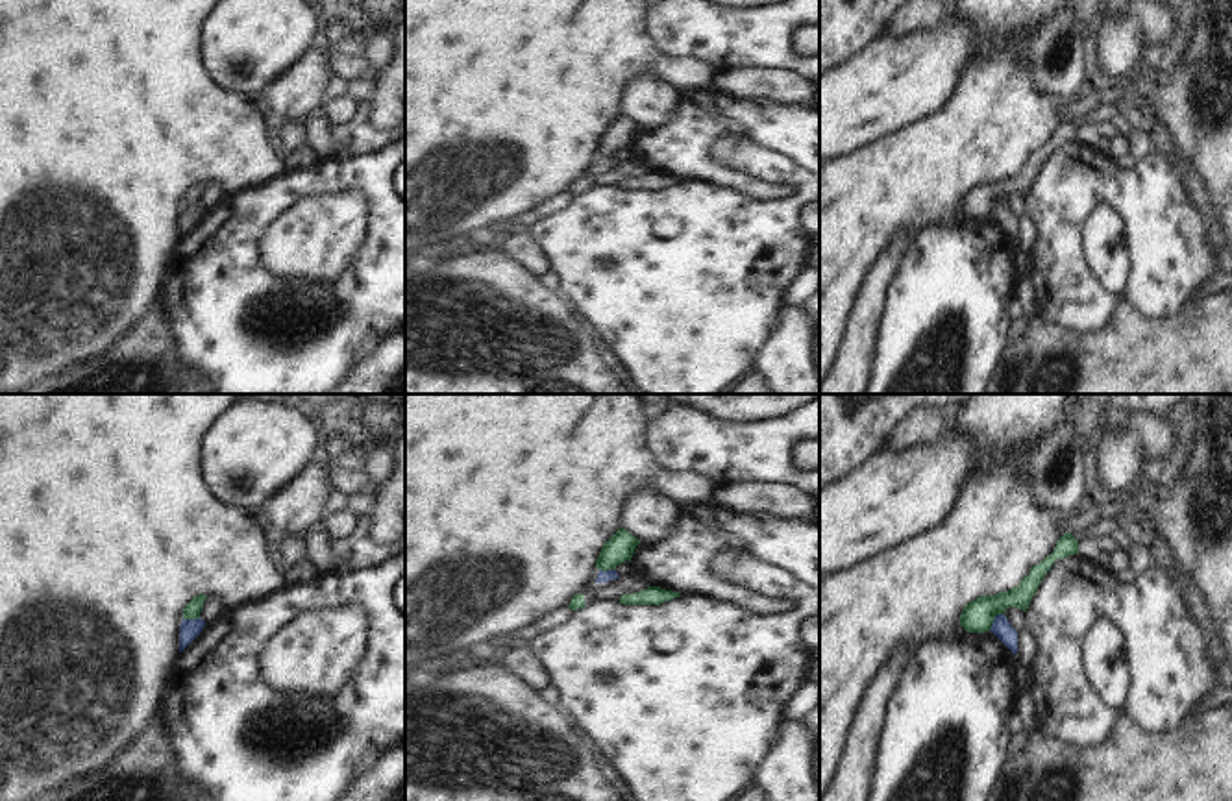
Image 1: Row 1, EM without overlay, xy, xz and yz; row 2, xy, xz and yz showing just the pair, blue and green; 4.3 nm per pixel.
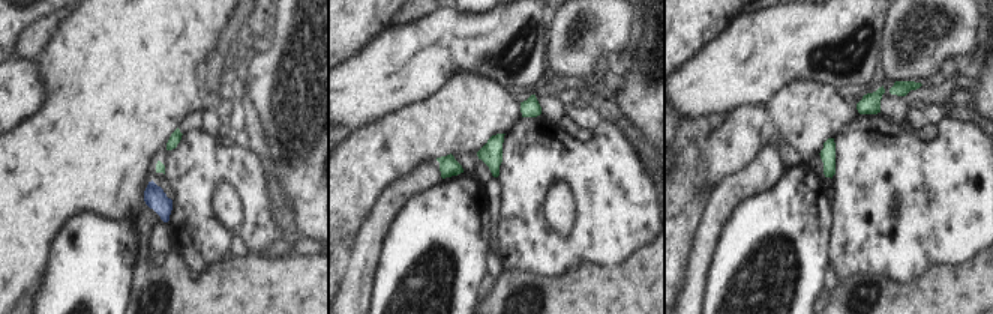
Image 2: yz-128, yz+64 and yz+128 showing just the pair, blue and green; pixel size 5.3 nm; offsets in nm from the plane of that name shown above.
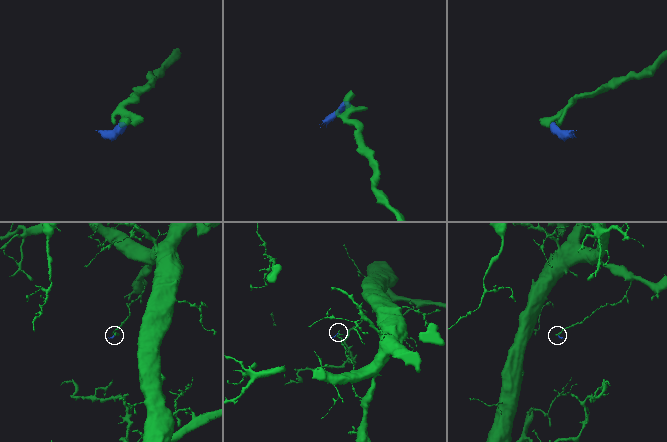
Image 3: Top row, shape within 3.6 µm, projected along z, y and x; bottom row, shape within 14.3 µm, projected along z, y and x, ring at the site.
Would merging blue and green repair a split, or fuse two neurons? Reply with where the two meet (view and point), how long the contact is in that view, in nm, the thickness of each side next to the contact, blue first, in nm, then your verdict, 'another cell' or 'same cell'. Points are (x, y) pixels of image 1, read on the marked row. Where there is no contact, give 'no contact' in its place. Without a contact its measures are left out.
yz (994, 620) | 100 nm | 90/140 nm | another cell

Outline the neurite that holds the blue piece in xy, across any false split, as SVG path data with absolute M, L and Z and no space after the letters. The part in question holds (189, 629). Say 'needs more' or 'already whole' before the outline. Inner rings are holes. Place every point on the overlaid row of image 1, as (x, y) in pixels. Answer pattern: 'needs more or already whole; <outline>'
already whole; M202 618L181 620L179 625L179 653L202 633L205 622Z

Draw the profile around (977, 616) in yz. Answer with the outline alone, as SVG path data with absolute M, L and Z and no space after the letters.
M1064 533L1056 542L1054 551L1040 564L1032 566L1029 575L1023 577L1017 586L995 596L980 596L969 601L960 614L960 625L967 633L986 633L992 629L993 618L997 614L1004 614L1006 609L1017 607L1027 612L1032 596L1036 594L1041 579L1051 570L1051 566L1058 559L1075 553L1078 553L1078 540L1071 533Z

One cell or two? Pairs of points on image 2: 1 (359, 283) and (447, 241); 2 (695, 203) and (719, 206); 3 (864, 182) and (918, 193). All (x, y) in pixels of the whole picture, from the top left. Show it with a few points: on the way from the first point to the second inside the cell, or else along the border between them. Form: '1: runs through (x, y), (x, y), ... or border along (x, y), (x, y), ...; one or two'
1: border along (383, 241), (374, 274), (374, 289), (369, 298); two
2: border along (713, 188), (693, 238); two
3: runs through (878, 182), (885, 182), (896, 193), (905, 193); one

